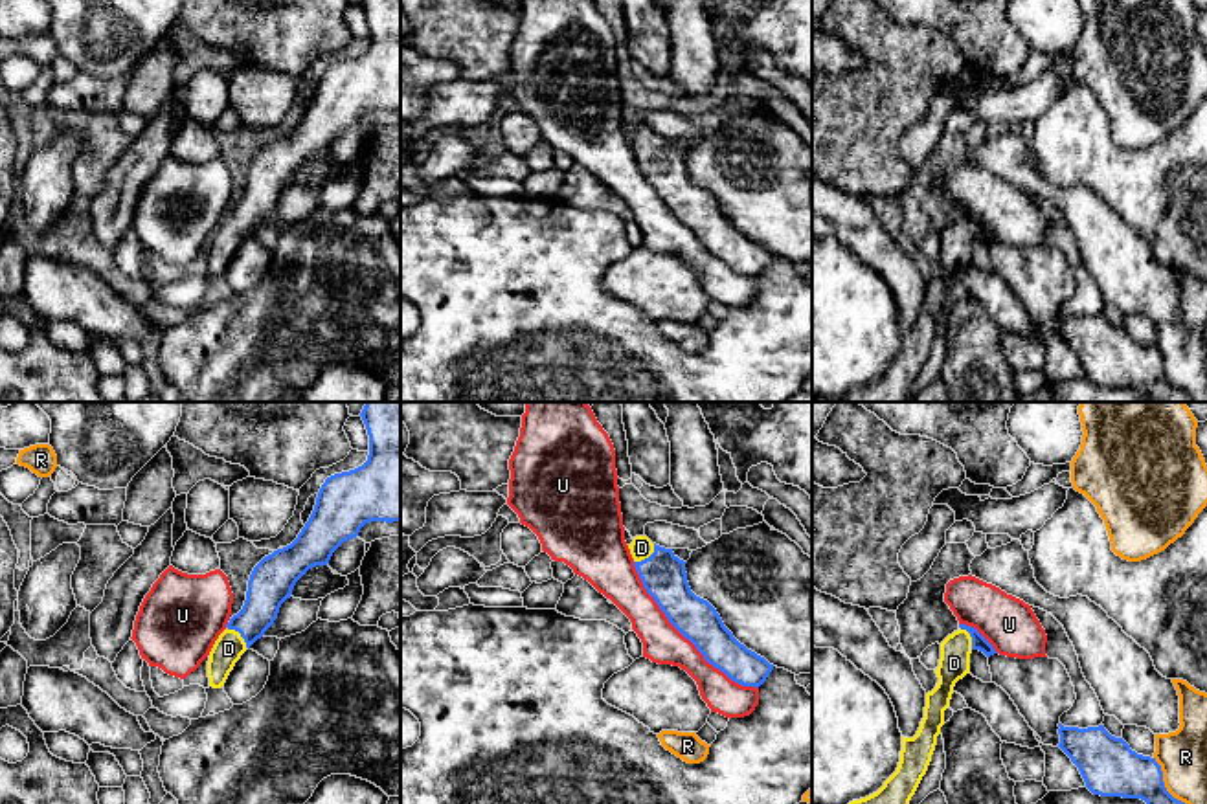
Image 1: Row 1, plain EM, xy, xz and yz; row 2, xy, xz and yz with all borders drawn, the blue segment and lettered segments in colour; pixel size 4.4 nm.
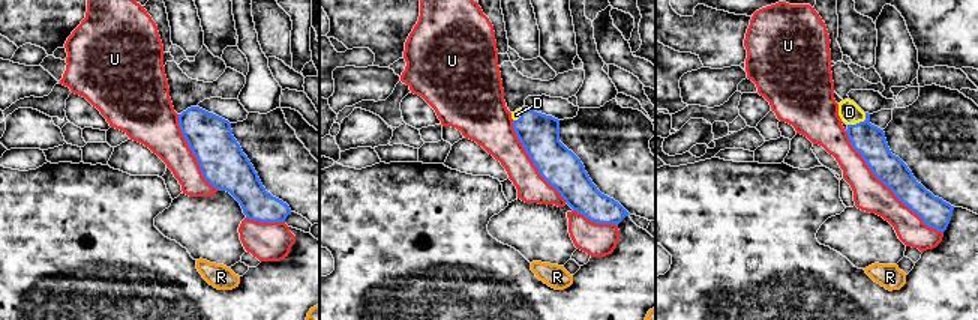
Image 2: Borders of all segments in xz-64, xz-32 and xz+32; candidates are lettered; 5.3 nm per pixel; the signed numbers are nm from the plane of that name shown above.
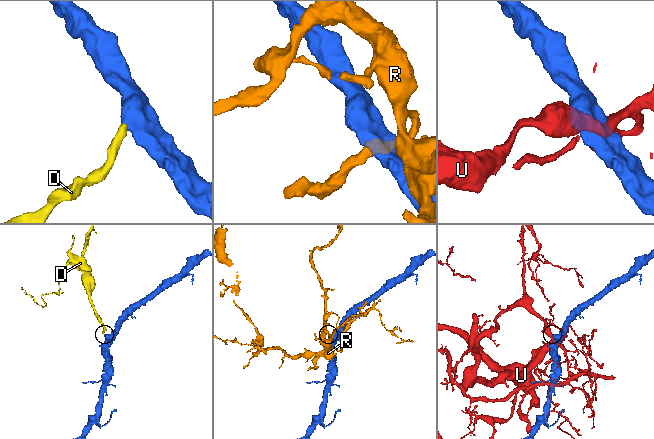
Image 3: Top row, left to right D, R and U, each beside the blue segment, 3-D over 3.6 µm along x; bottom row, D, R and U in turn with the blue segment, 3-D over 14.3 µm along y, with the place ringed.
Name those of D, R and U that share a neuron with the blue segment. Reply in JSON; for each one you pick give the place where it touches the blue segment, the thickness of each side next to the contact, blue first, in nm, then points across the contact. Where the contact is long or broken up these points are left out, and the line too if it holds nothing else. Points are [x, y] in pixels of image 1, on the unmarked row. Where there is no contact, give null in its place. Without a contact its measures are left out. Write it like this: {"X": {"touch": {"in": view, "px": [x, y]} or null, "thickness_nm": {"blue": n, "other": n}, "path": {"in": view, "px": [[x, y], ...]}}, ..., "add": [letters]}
{"D": {"touch": {"in": "xy", "px": [241, 224]}, "thickness_nm": {"blue": 190, "other": 130}, "path": {"in": "xy", "px": [[269, 175], [258, 204], [241, 224], [228, 237]]}}, "add": ["D"]}

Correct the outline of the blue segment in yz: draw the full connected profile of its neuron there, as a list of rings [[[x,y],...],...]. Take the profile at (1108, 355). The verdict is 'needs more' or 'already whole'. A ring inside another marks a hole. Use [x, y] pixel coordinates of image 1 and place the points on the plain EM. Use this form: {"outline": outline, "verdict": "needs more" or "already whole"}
{"outline": [[[1058,312],[1058,316],[1058,336],[1078,356],[1093,384],[1141,387],[1148,402],[1192,402],[1189,393],[1167,380],[1156,347],[1137,343],[1104,314],[1078,318]]], "verdict": "already whole"}

